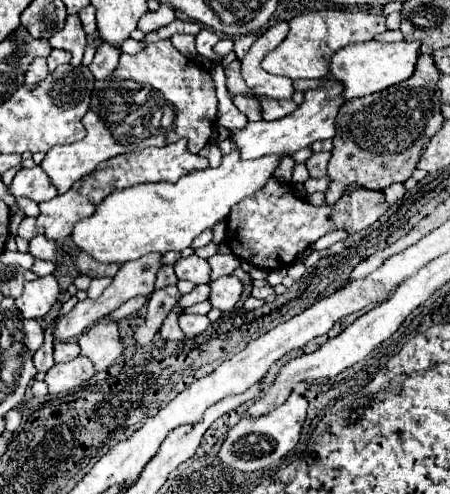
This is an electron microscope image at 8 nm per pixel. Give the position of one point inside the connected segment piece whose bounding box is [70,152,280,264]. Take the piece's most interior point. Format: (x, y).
(129, 223)

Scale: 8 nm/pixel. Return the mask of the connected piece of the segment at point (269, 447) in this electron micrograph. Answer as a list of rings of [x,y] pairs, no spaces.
[[[292,392],[290,398],[278,406],[274,412],[260,416],[260,418],[250,418],[242,416],[236,426],[232,426],[226,434],[226,440],[222,442],[222,448],[218,452],[218,458],[224,466],[230,466],[240,472],[256,472],[264,470],[276,462],[280,462],[298,442],[302,424],[306,420],[306,410],[308,402],[302,394]]]

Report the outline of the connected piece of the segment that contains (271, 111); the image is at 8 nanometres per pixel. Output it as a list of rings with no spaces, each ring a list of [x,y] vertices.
[[[260,98],[260,104],[262,104],[262,116],[264,116],[264,120],[284,118],[286,114],[294,112],[294,108],[296,108],[294,100],[276,102],[276,100],[268,100],[268,98]]]

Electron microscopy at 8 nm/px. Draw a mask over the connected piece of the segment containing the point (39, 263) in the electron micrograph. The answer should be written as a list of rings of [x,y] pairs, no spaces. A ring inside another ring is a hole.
[[[36,258],[34,260],[34,266],[32,266],[32,272],[36,276],[46,276],[46,274],[52,274],[54,272],[54,264],[50,260],[42,260],[42,258]]]

